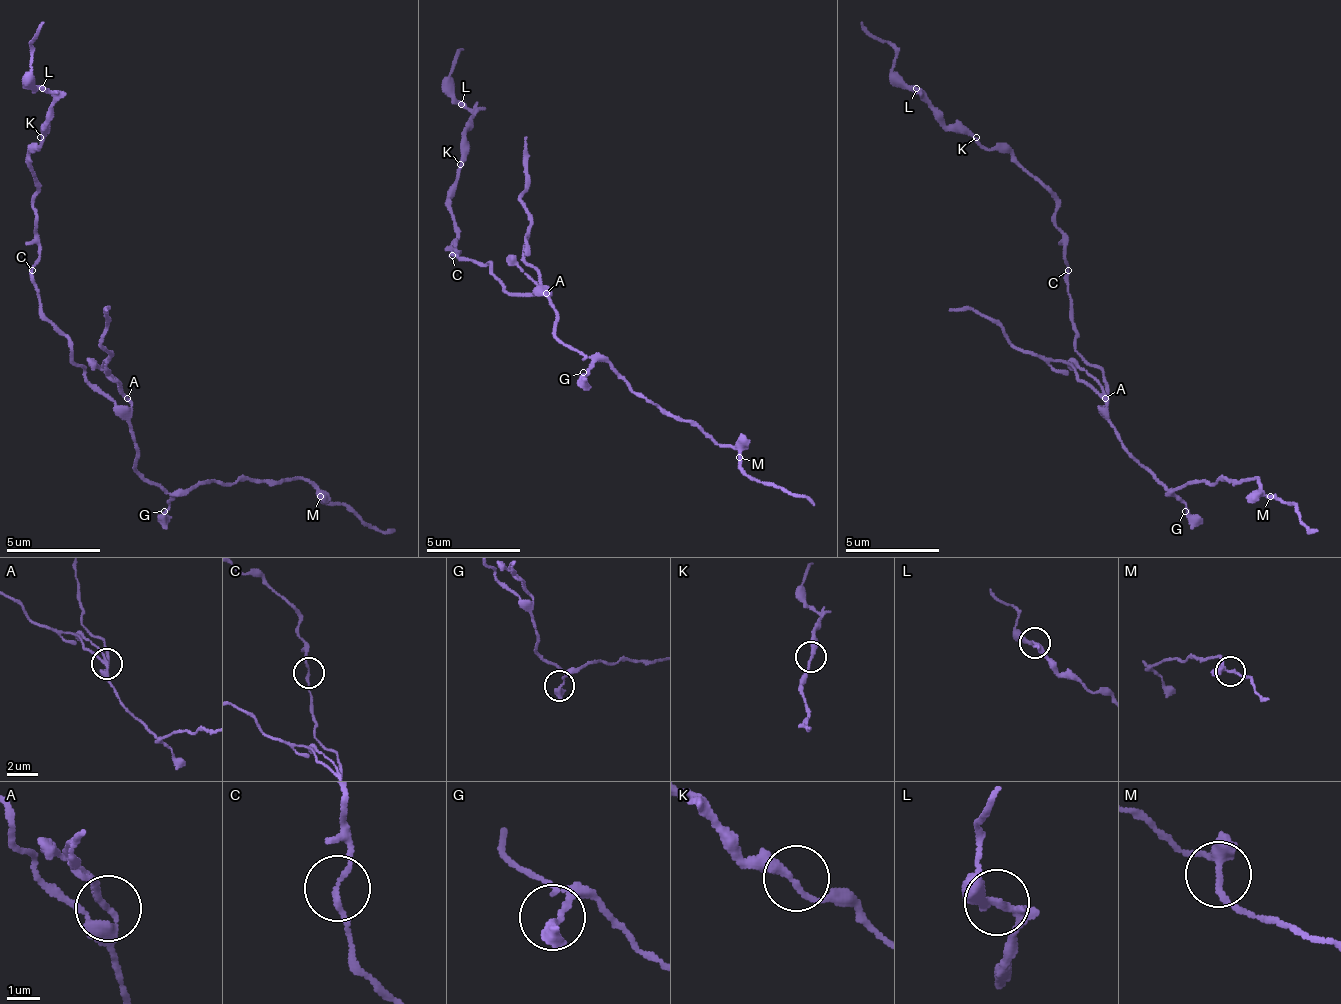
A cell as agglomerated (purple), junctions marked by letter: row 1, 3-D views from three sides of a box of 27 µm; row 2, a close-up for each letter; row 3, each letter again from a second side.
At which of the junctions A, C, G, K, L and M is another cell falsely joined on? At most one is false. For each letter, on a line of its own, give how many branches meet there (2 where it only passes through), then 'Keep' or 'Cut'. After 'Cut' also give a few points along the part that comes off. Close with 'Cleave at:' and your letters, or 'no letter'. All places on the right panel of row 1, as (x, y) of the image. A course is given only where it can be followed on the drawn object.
A: Branches: 3. Cut. Course of the part to remove: (1104, 397), (1071, 369), (1052, 369), (986, 317), (948, 307)
C: Branches: 2. Keep
G: Branches: 1. Keep
K: Branches: 2. Keep
L: Branches: 3. Keep
M: Branches: 2. Keep
Cleave at: A

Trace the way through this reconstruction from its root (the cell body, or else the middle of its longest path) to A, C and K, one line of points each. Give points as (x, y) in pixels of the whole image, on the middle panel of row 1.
A: (498, 282), (507, 292), (545, 292)
C: (498, 282), (488, 263), (474, 263), (469, 259), (450, 254)
K: (498, 282), (488, 263), (474, 263), (450, 254), (460, 249), (455, 244), (455, 216), (450, 211), (460, 164)

